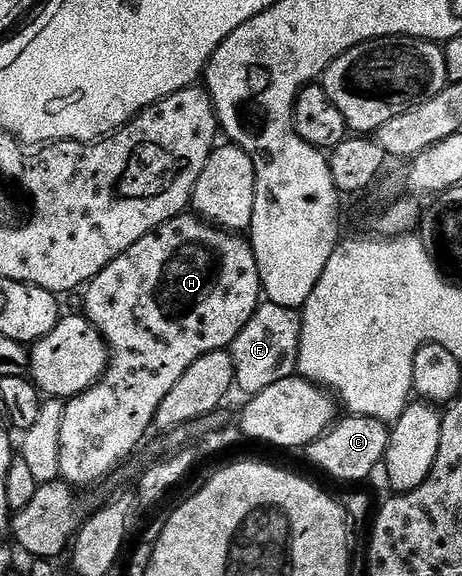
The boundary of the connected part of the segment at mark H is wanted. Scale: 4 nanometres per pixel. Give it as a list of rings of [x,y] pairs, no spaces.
[[[194,214],[175,216],[157,230],[145,234],[145,238],[141,238],[141,242],[129,246],[129,250],[125,250],[125,254],[121,254],[105,270],[101,270],[101,274],[92,278],[91,283],[86,285],[85,291],[82,293],[82,295],[84,294],[84,309],[82,308],[82,311],[103,335],[103,340],[107,343],[109,359],[105,374],[93,387],[64,403],[63,417],[61,418],[60,477],[76,489],[82,490],[86,484],[99,484],[106,476],[113,475],[118,470],[119,463],[122,460],[129,459],[134,454],[135,447],[146,438],[147,431],[149,433],[152,431],[157,406],[161,406],[165,394],[169,394],[169,390],[173,390],[173,386],[177,386],[178,380],[185,375],[185,370],[189,370],[189,366],[193,366],[193,362],[197,362],[197,358],[201,358],[205,354],[230,349],[234,339],[241,334],[241,330],[244,330],[246,323],[254,317],[259,308],[262,290],[261,278],[257,270],[257,258],[253,254],[250,243],[242,235],[216,228],[214,224],[209,224],[206,220],[201,220]]]

